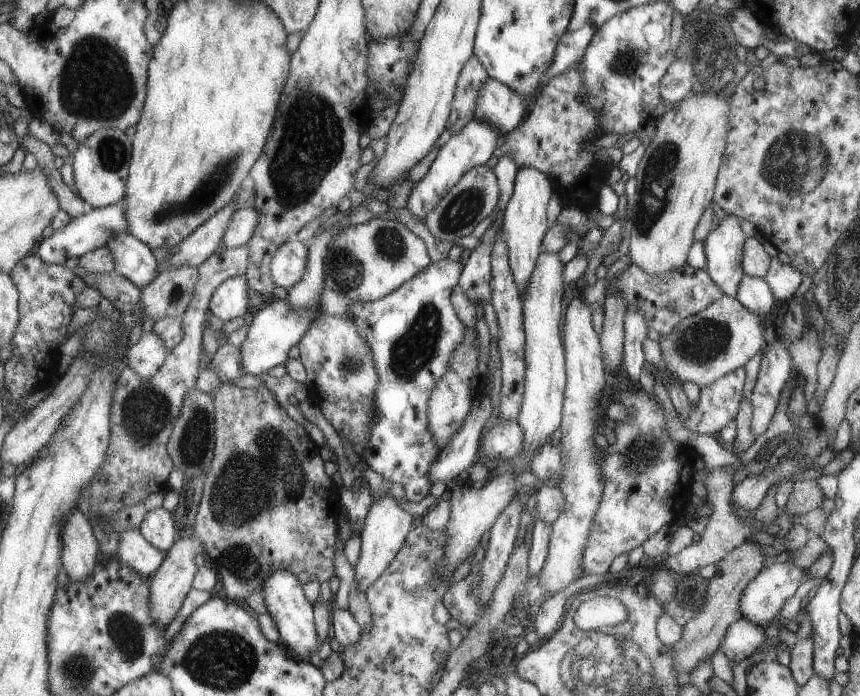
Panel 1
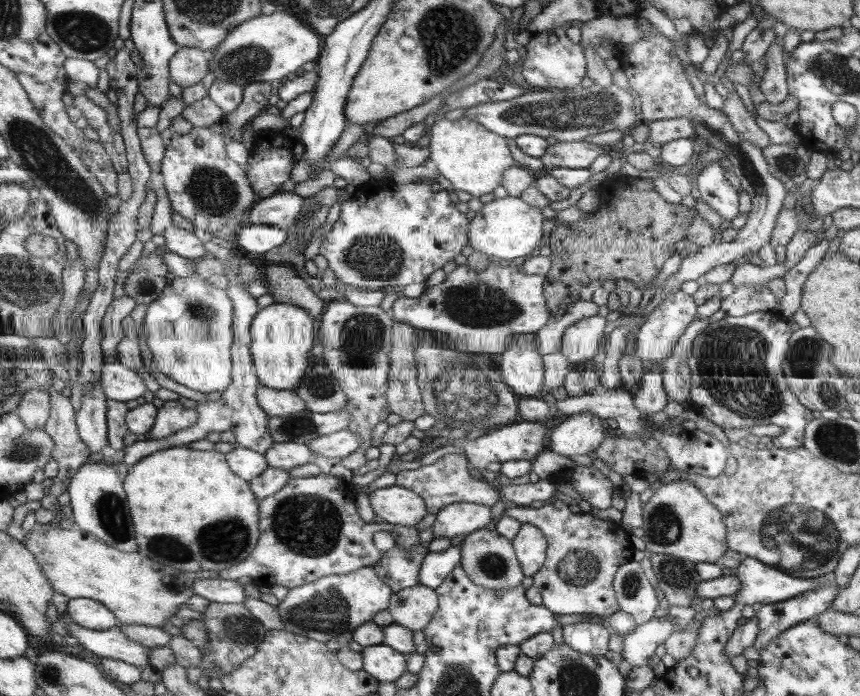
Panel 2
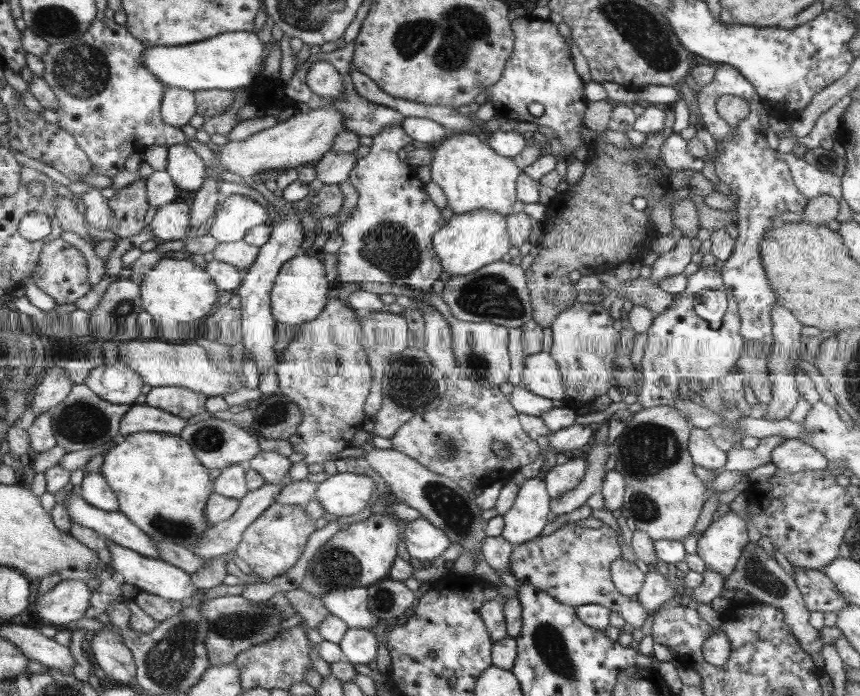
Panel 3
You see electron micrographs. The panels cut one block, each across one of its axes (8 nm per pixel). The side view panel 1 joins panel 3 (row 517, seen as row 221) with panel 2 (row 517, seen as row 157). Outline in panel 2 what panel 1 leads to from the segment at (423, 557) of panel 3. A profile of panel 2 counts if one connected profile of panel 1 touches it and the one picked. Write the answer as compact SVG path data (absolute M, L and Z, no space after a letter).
M453 503L435 513L431 529L432 538L465 536L477 528L487 526L491 520L490 507L477 503Z

